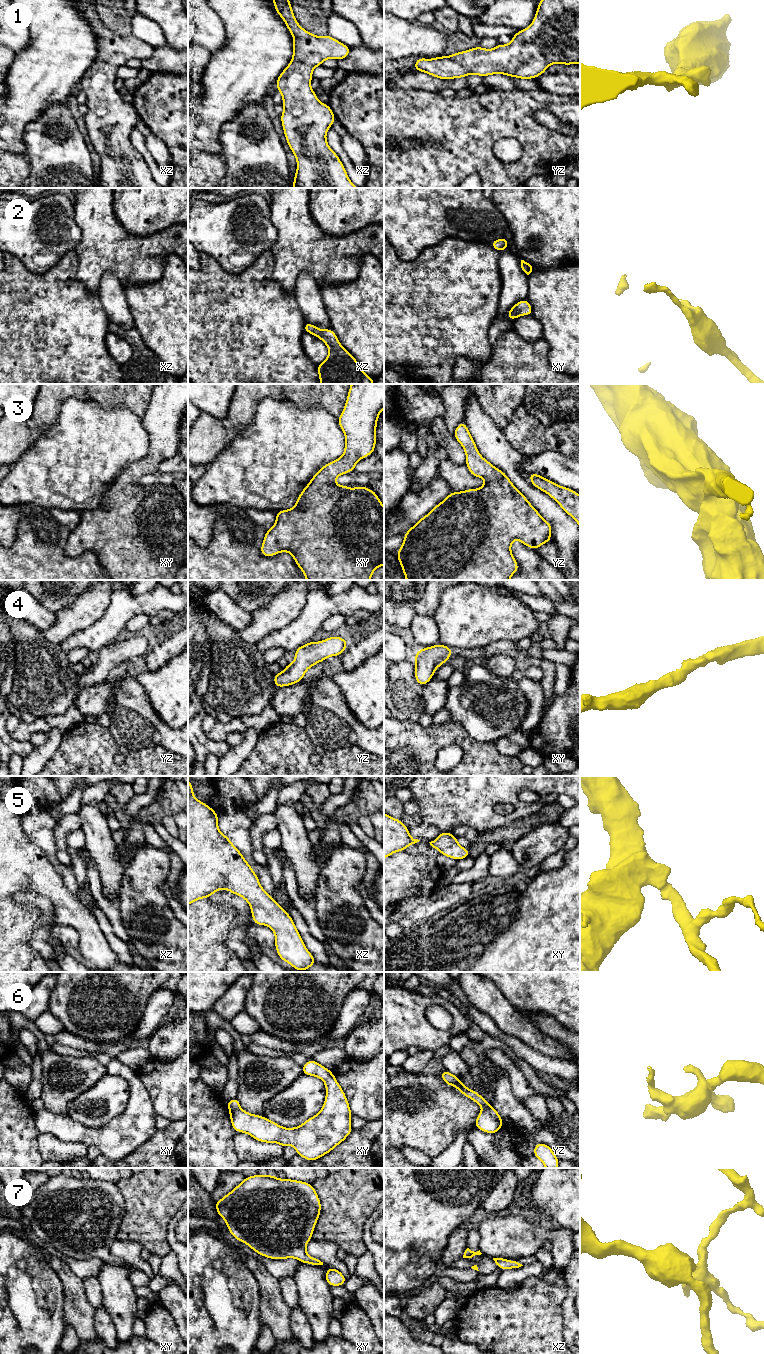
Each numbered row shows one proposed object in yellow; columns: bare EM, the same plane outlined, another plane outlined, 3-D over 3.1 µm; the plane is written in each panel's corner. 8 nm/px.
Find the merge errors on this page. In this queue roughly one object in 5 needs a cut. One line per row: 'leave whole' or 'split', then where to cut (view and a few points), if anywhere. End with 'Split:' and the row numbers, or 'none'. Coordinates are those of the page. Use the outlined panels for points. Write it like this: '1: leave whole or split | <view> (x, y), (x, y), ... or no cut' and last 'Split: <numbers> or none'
1: leave whole | no cut
2: leave whole | no cut
3: leave whole | no cut
4: leave whole | no cut
5: leave whole | no cut
6: split | xy (239, 1107), (230, 1110)
7: leave whole | no cut
Split: 6

